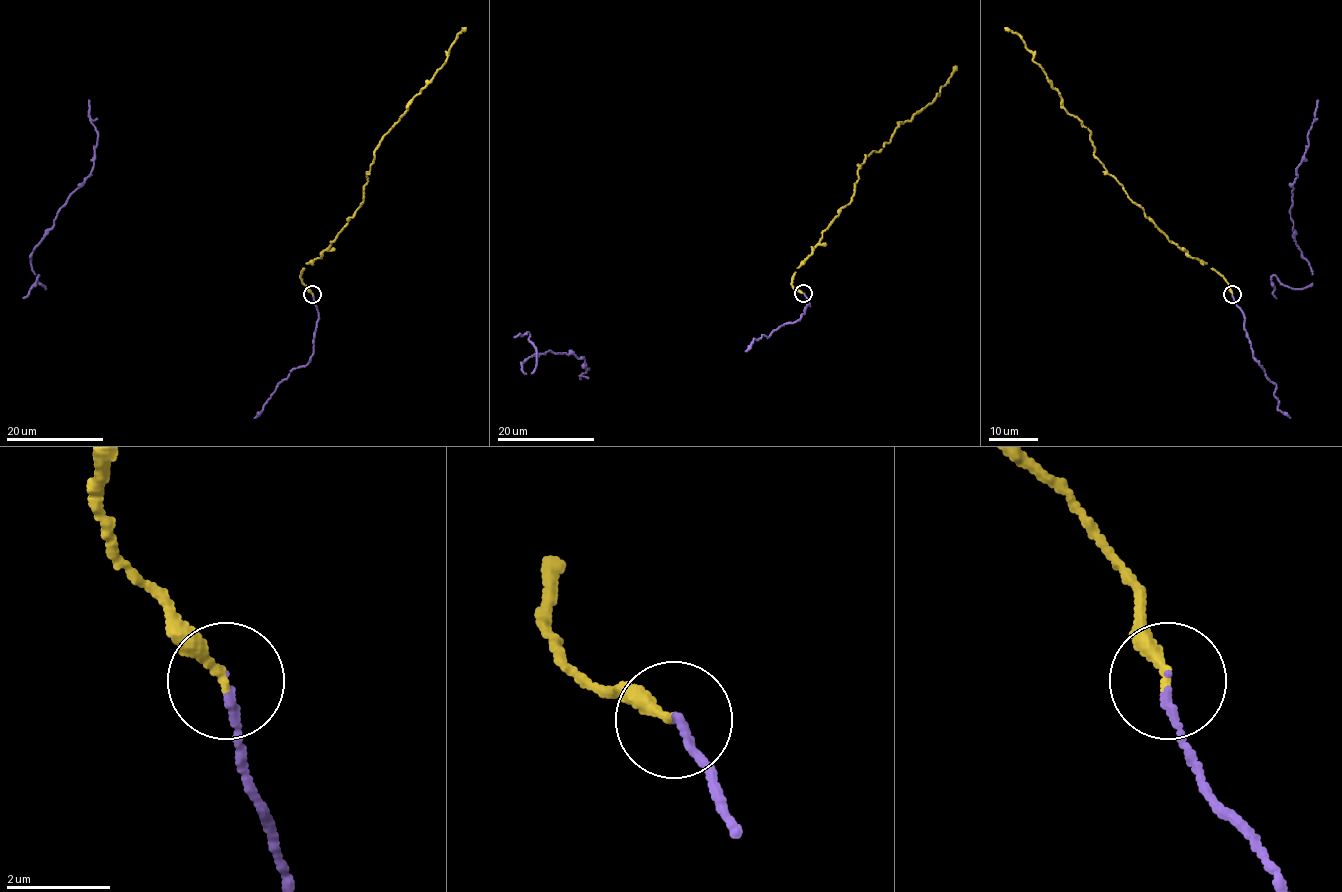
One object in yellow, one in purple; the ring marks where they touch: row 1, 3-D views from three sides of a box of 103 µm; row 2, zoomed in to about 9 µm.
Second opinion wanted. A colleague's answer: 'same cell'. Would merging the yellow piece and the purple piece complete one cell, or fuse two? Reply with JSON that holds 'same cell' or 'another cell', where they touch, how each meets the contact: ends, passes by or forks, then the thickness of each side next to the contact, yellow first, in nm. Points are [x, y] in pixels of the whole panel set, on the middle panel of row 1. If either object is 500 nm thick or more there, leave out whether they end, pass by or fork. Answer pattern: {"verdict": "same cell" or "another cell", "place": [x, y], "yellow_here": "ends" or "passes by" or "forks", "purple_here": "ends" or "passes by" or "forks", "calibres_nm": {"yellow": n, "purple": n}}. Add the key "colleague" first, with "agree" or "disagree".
{"colleague": "agree", "verdict": "same cell", "place": [803, 293], "yellow_here": "ends", "purple_here": "ends", "calibres_nm": {"yellow": 220, "purple": 140}}

